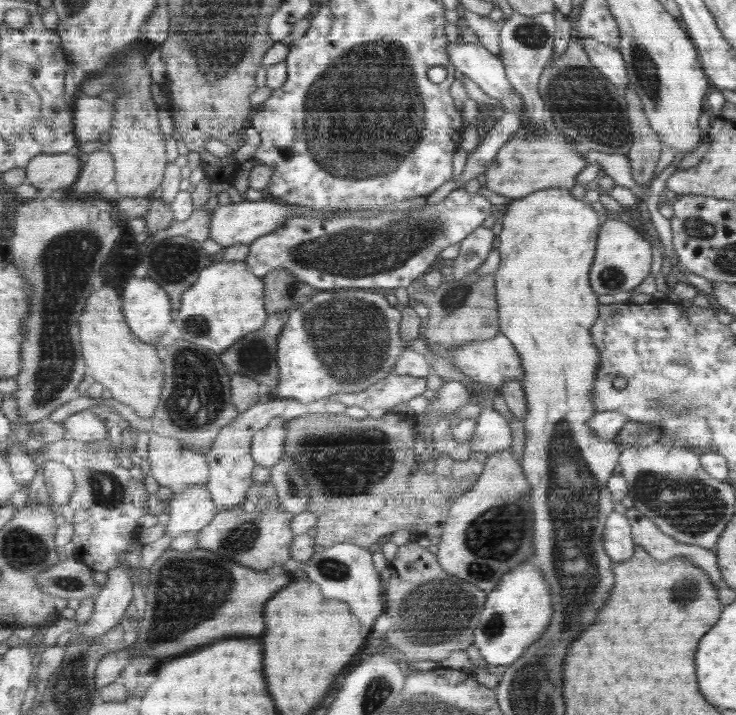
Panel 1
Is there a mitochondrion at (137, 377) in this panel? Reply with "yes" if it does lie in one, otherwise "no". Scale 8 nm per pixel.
no

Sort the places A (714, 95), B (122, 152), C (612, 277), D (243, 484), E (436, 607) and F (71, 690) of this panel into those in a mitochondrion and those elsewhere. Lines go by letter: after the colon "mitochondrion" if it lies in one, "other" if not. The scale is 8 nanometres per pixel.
A: other
B: other
C: mitochondrion
D: other
E: mitochondrion
F: mitochondrion

